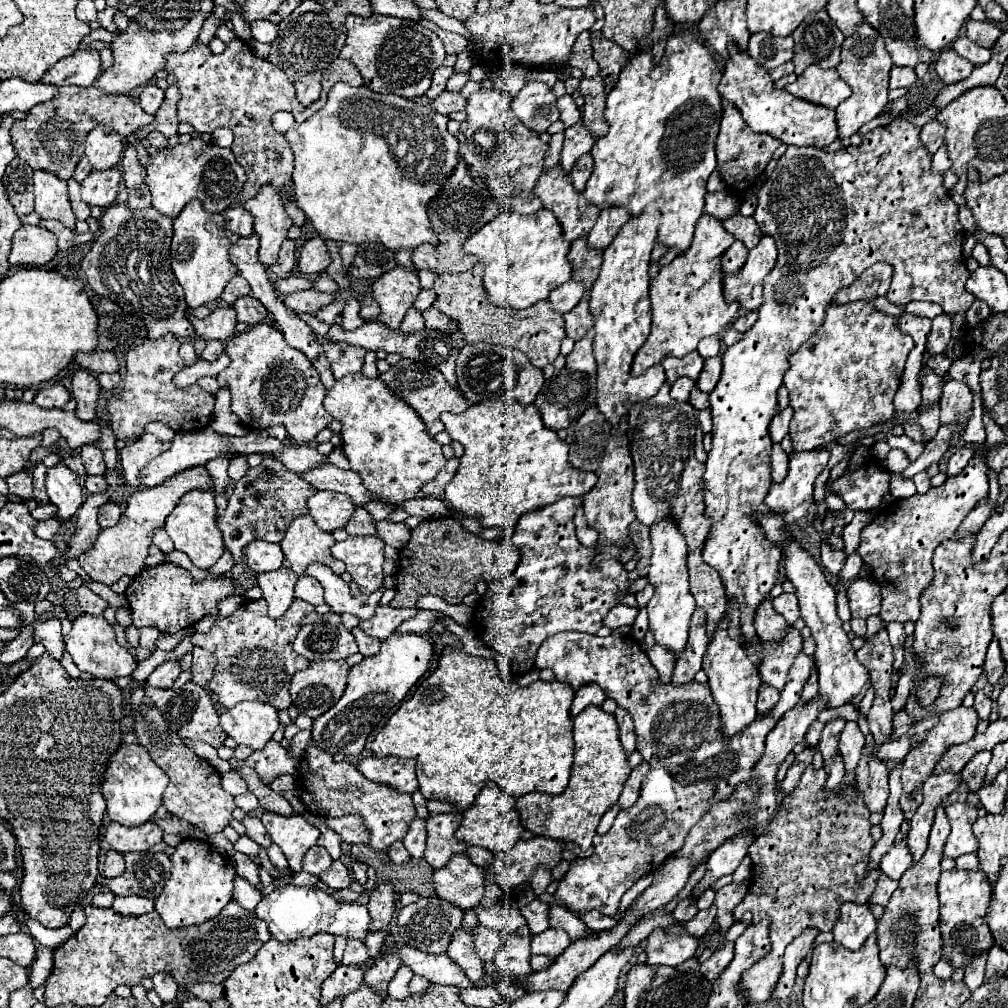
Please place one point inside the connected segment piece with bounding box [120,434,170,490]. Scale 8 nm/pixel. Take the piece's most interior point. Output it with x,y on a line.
134,457

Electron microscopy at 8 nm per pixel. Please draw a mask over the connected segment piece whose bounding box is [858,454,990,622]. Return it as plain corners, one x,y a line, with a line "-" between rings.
976,454
968,466
956,474
956,476
948,476
946,482
938,488
930,488
926,494
914,494
910,498
902,498
902,500
894,500
890,502
884,510
878,512
878,516
862,530
862,540
858,546
858,554
862,556
862,560
874,570
870,572
870,578
874,582
880,584
882,588
882,610
880,610
880,618
884,622
914,622
920,616
920,592
930,584
932,580
932,554
934,548
948,540
956,528
960,526
960,522
982,502
986,502
988,498
988,454

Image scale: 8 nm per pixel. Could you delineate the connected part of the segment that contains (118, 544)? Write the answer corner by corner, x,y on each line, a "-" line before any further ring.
198,466
198,468
190,468
172,476
168,484
134,492
127,499
127,508
120,516
120,524
114,528
102,528
96,538
96,544
92,544
88,552
82,552
78,556
78,564
84,568
84,572
92,580
106,584
106,586
112,586
124,574
128,576
140,574
144,570
144,558
148,556
148,546
152,544
152,530
164,526
166,516
174,510
174,506
186,492
210,490
210,488
212,488
212,482
210,482
206,468

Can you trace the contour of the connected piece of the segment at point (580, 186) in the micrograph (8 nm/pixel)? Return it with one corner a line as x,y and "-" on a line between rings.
584,154
584,156
580,156
580,158
576,160
576,164
574,164
572,172
570,172
570,180
572,180
572,186
574,186
578,192
584,190
586,180
588,180
590,174
592,174
592,164
594,164
594,160
592,160
590,154

